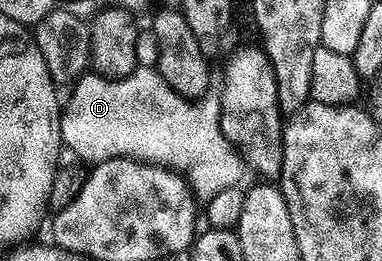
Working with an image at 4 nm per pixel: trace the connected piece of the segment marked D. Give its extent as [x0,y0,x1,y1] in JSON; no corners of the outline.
[61,68,247,199]

